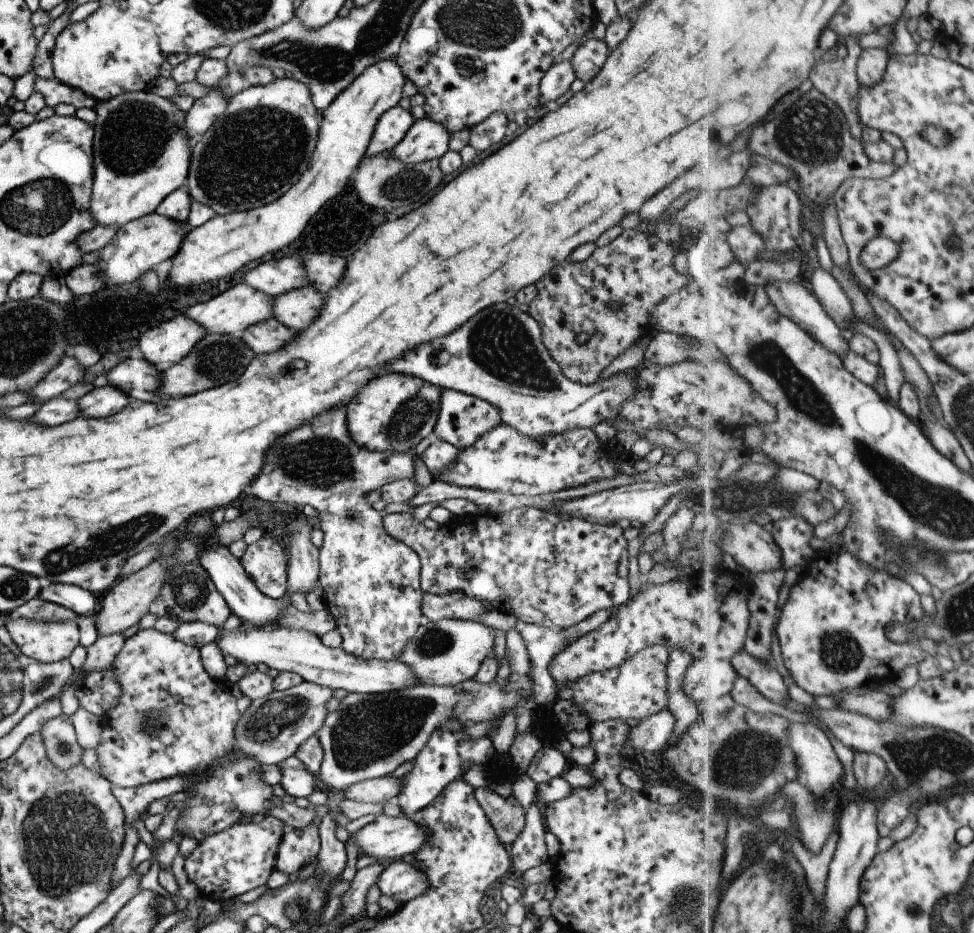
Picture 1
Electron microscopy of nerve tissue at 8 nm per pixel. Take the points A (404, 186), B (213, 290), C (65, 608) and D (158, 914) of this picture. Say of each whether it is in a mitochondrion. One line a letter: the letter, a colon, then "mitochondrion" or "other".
A: mitochondrion
B: other
C: other
D: other

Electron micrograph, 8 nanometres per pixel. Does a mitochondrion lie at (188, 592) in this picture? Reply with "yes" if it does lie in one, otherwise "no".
yes

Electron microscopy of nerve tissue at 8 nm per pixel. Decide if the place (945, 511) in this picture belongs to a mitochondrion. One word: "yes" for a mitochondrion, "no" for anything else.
yes

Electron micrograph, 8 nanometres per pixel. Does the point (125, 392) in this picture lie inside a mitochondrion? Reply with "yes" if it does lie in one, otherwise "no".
no

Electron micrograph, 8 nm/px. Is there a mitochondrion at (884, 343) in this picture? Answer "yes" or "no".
no

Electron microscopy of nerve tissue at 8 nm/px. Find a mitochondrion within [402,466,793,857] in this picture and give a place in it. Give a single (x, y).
(742, 760)

